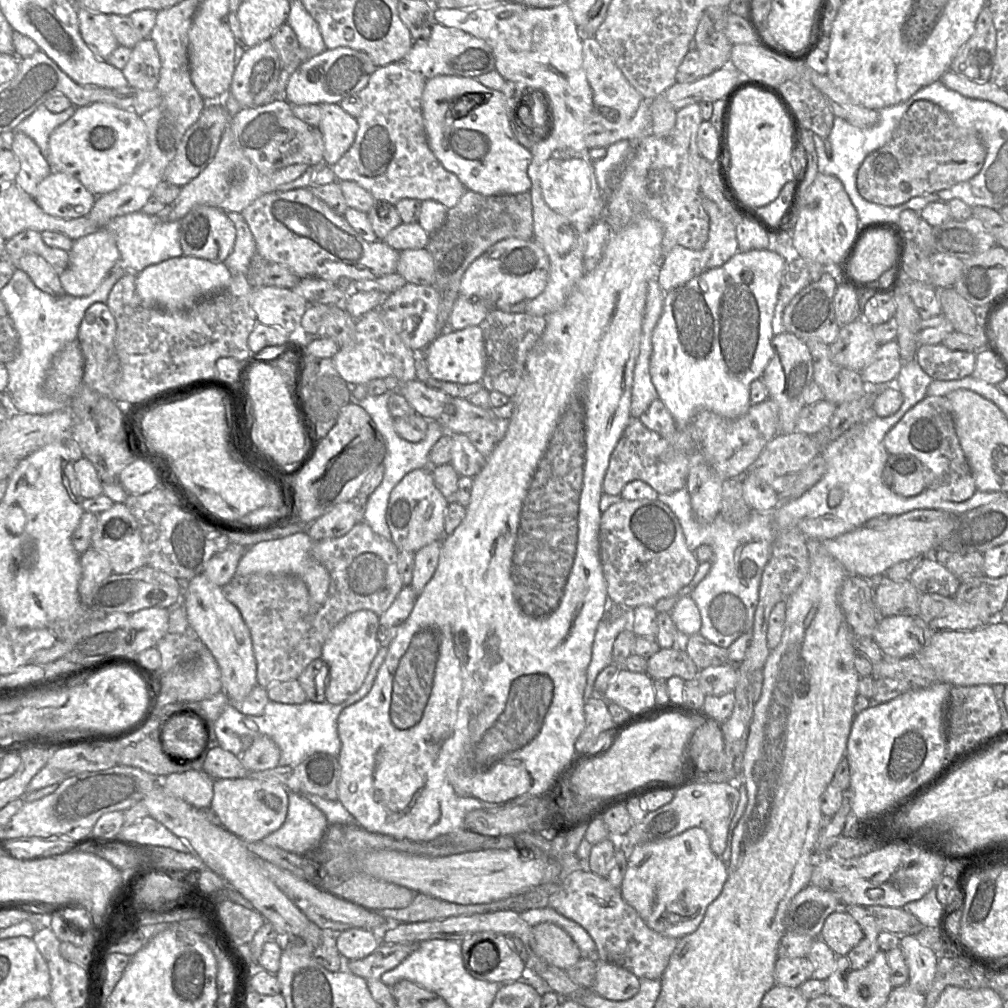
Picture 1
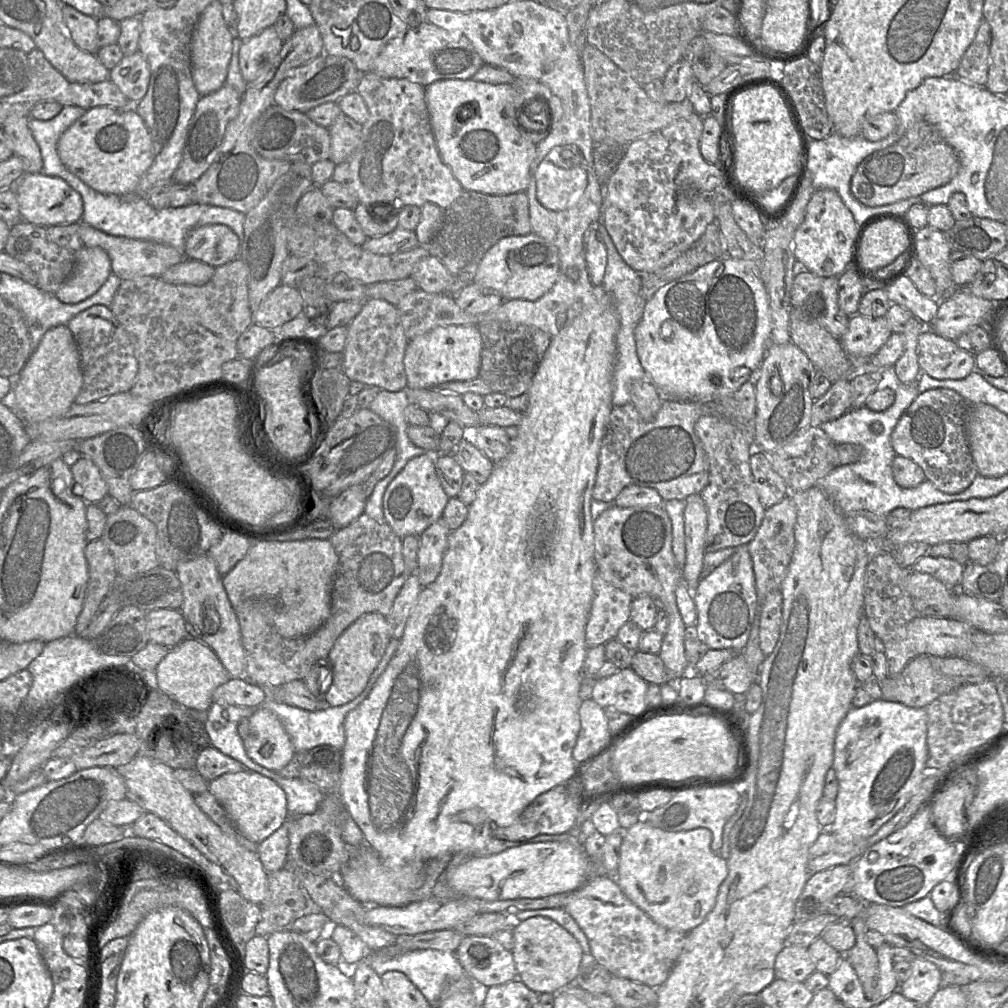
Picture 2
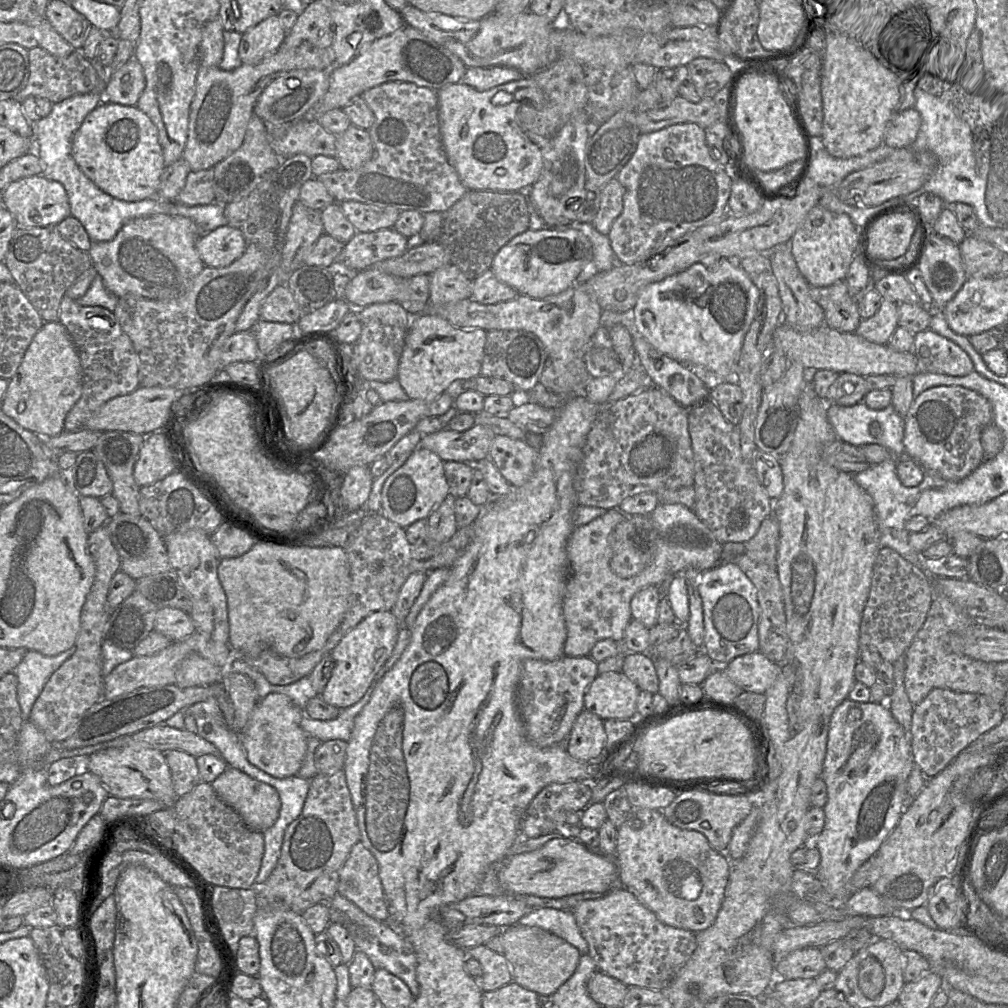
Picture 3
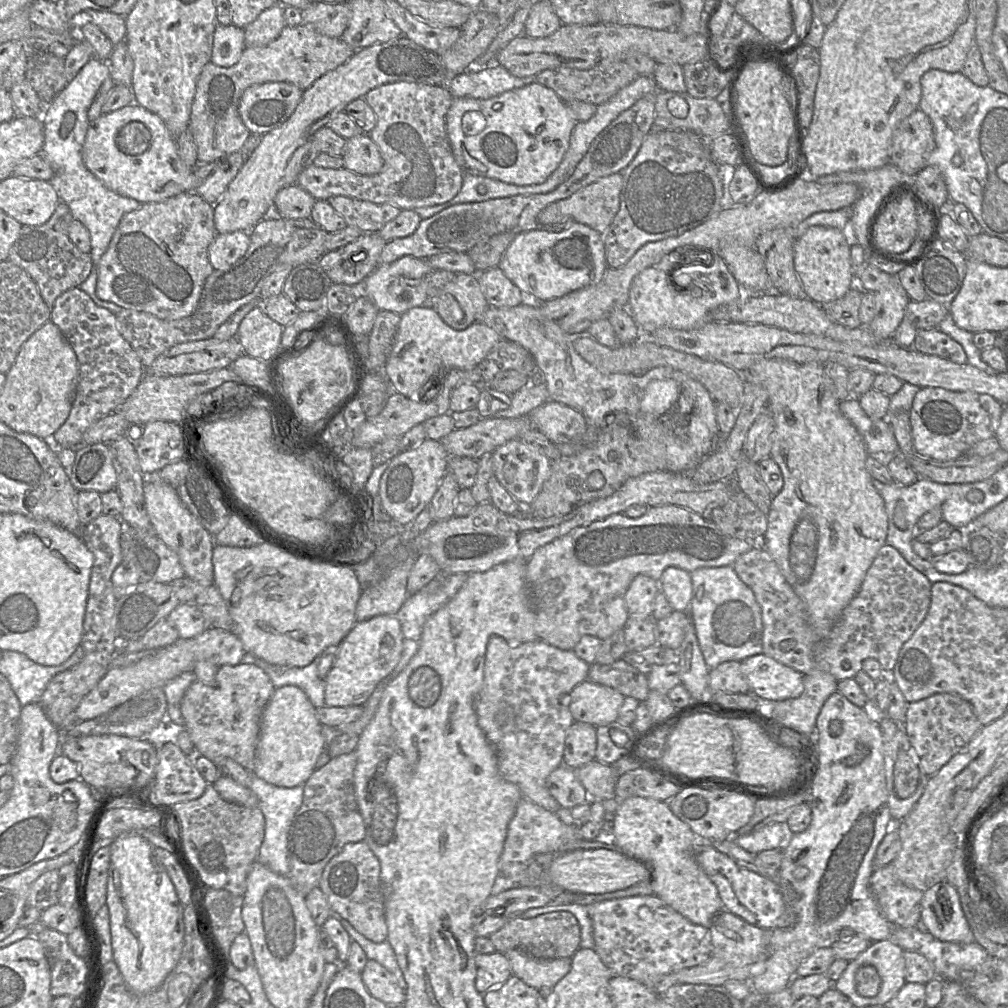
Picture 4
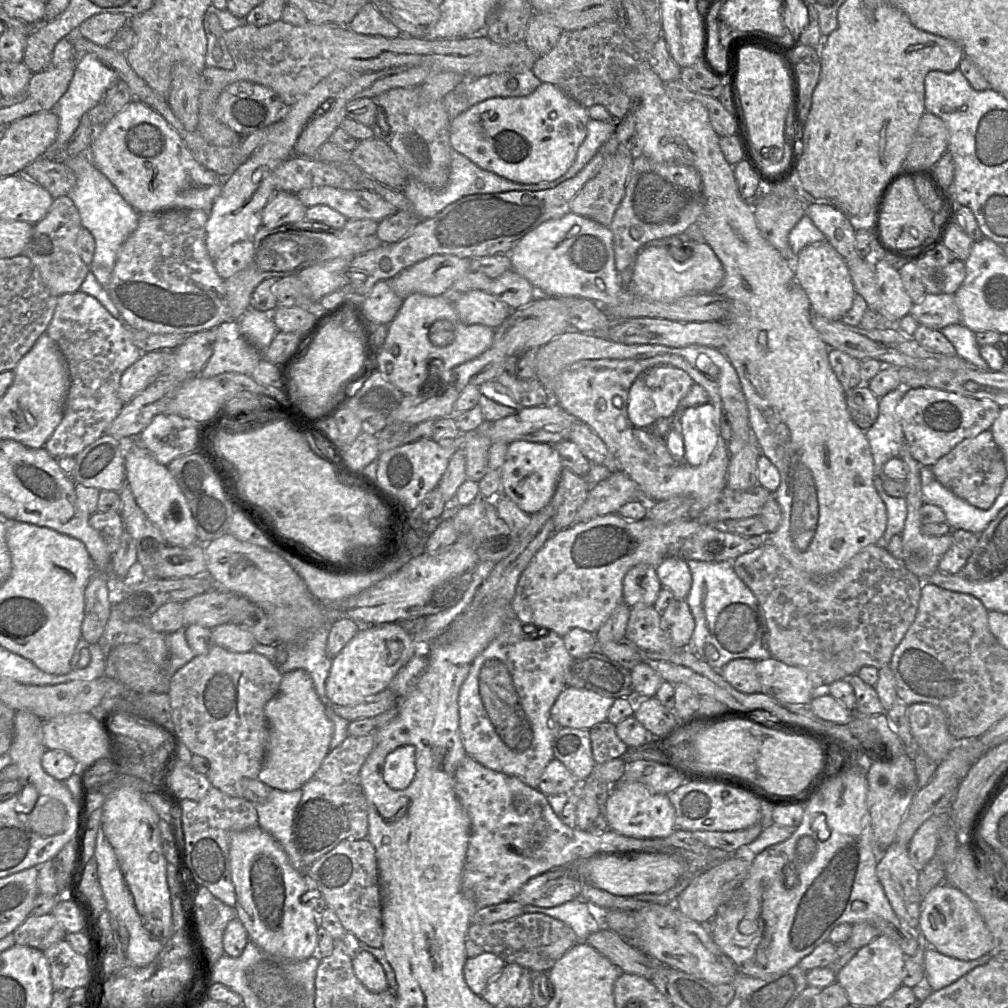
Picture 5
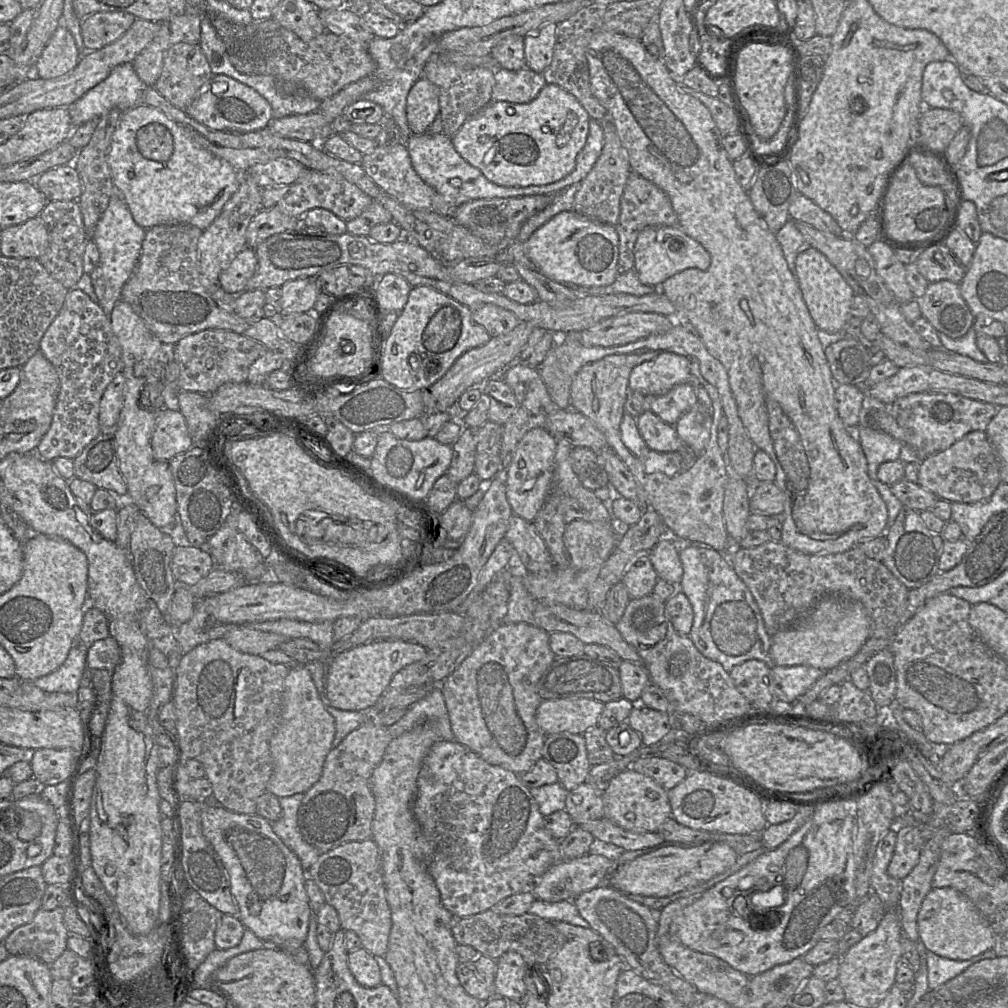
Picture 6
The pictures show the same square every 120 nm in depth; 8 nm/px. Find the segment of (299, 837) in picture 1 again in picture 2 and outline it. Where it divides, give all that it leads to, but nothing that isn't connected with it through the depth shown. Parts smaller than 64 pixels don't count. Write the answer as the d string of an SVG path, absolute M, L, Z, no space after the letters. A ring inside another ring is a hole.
M288 816L278 829L257 846L258 856L267 873L280 870L287 861L290 821Z

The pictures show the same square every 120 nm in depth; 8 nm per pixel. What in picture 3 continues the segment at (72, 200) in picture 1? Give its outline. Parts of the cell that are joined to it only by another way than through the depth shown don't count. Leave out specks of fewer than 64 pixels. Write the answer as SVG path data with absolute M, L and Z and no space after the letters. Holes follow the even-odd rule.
M34 175L12 182L2 191L4 207L13 215L18 226L35 228L56 226L70 216L70 205L64 186L43 175Z

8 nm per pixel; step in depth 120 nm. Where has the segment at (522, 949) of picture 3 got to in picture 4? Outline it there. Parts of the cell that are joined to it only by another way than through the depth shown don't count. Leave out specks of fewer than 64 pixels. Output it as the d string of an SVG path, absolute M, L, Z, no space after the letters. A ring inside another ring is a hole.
M518 949L510 950L505 955L510 962L512 974L537 990L545 986L553 988L569 973L572 966L570 957L537 959Z

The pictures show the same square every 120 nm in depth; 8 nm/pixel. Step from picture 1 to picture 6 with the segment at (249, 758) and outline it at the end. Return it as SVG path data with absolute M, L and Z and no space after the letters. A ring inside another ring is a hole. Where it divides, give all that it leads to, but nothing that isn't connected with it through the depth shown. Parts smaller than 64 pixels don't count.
M290 666L284 679L279 723L269 743L273 771L267 792L278 798L305 793L319 780L334 736L334 718L326 710L309 671L304 666Z

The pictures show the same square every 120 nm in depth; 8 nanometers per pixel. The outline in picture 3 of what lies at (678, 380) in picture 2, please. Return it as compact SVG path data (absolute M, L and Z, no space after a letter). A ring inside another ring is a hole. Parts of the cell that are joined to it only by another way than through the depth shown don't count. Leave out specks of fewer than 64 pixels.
M720 258L710 266L689 267L659 282L647 285L632 308L634 329L660 354L691 367L709 387L713 383L735 383L736 366L745 336L757 314L760 291L738 265Z

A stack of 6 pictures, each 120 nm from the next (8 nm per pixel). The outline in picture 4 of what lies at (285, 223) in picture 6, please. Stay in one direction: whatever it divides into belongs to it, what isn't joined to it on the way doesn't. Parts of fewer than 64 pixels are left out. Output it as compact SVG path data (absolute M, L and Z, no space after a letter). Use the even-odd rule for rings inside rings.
M297 184L281 188L273 200L271 216L285 219L310 218L315 199Z

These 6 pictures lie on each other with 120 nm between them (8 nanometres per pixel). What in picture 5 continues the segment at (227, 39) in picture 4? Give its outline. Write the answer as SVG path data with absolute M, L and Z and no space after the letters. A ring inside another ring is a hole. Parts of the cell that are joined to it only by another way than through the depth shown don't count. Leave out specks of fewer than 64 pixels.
M213 4L208 7L203 19L207 37L206 67L218 67L225 70L235 68L234 60L226 45L226 35L246 23L245 18L236 17L227 9L217 9Z

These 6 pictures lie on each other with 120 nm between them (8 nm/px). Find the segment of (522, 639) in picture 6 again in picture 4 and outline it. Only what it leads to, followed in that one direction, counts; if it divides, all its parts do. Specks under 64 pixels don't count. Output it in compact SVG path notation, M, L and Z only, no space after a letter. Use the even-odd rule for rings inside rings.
M493 635L490 637L487 645L483 685L474 701L474 708L477 715L478 725L485 733L486 738L495 749L498 760L498 770L501 776L506 781L517 785L520 791L522 792L523 798L527 798L535 804L553 813L556 813L561 806L548 791L546 786L546 780L553 770L563 764L563 752L565 747L566 734L570 726L574 723L573 716L569 710L569 696L571 691L578 684L587 679L589 669L590 664L580 659L574 653L573 650L562 650L549 643L544 642L539 638L535 641L526 642L515 648L511 648L503 637Z

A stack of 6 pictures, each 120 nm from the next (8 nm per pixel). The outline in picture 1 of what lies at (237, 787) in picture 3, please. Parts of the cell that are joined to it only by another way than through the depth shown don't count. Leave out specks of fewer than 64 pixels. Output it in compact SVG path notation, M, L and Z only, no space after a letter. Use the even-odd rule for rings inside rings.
M248 778L214 780L210 810L223 827L243 842L261 841L278 830L286 820L288 791L276 780Z

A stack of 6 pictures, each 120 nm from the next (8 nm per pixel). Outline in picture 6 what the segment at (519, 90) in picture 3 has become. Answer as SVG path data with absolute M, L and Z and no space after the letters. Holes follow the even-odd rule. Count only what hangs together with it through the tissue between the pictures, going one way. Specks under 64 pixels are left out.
M546 84L535 99L529 103L513 103L507 101L492 101L483 109L467 119L456 134L451 138L455 150L472 166L478 168L484 176L495 184L507 187L527 187L546 185L561 180L575 167L577 156L585 146L591 117L571 93L555 84Z

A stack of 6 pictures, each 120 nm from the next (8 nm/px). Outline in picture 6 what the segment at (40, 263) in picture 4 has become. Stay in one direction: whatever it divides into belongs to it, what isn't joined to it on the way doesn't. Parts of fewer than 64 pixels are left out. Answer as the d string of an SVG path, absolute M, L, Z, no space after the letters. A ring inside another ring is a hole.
M48 202L38 217L44 222L48 231L48 246L38 261L55 280L71 290L84 274L83 255L89 239L84 227L79 202Z

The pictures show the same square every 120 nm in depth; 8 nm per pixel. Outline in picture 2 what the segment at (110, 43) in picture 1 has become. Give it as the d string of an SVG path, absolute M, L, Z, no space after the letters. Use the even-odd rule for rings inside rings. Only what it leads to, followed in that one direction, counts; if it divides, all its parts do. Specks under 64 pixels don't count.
M62 5L62 14L74 43L86 52L97 54L99 50L98 19L83 14L68 5Z

